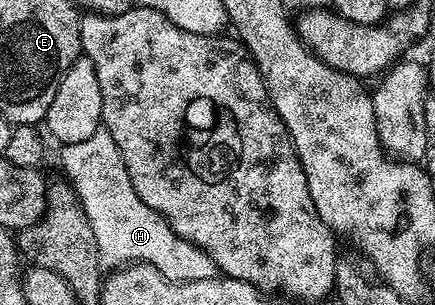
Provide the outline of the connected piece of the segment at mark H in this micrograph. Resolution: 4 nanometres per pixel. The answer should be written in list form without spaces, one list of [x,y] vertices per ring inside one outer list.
[[[97,130],[95,136],[87,136],[87,140],[79,140],[79,144],[61,146],[59,152],[61,166],[65,169],[64,177],[79,196],[83,212],[87,212],[87,220],[91,220],[95,244],[106,267],[153,266],[162,277],[176,283],[218,277],[217,265],[205,250],[194,242],[183,240],[162,214],[147,208],[147,204],[139,200],[139,192],[135,192],[131,176],[127,176],[125,161],[109,130]]]

